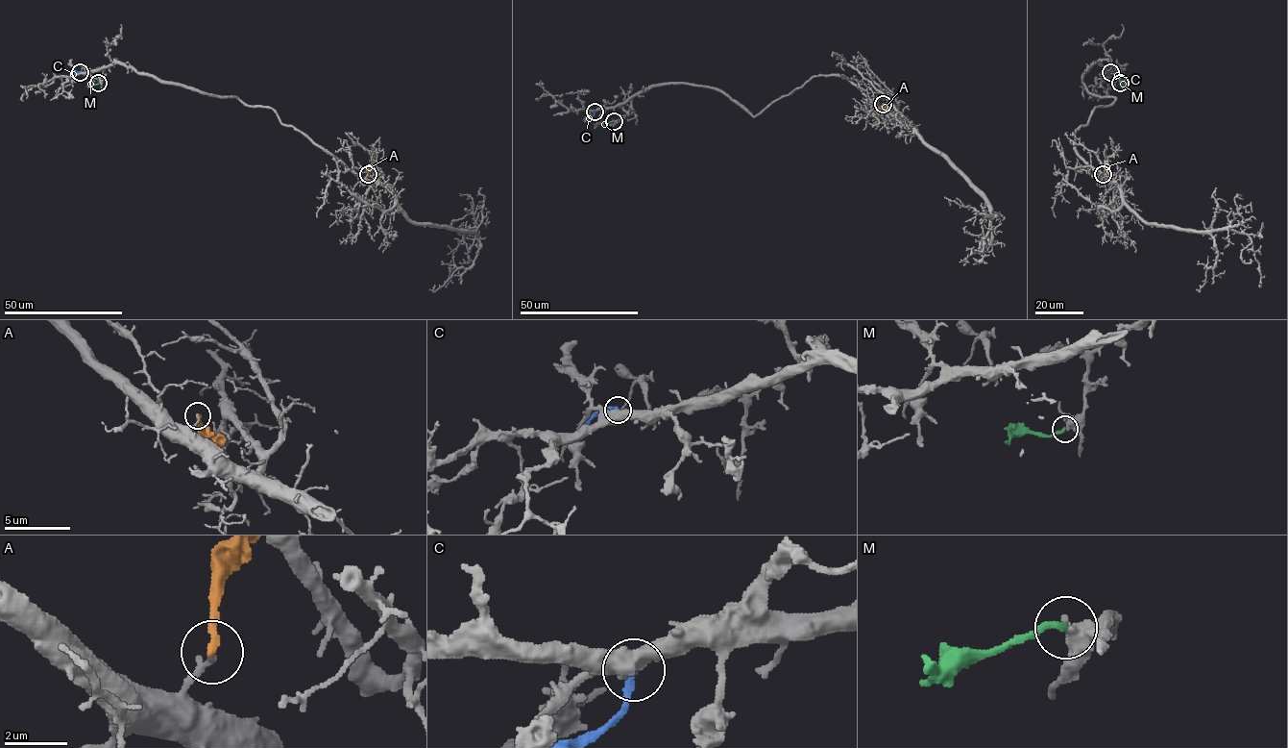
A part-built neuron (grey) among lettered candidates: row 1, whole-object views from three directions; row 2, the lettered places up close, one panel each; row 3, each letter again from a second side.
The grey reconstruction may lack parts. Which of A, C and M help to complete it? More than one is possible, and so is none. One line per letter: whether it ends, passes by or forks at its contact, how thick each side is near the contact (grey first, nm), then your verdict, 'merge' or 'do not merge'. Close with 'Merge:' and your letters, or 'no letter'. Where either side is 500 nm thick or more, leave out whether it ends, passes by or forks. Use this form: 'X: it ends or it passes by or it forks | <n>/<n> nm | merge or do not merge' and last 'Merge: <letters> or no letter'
A: it ends | 110/200 nm | do not merge
C: 500/200 nm | do not merge
M: it ends | 400/240 nm | merge
Merge: M

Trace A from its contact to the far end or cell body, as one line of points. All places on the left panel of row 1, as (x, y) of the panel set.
A: (367, 175), (371, 163)

